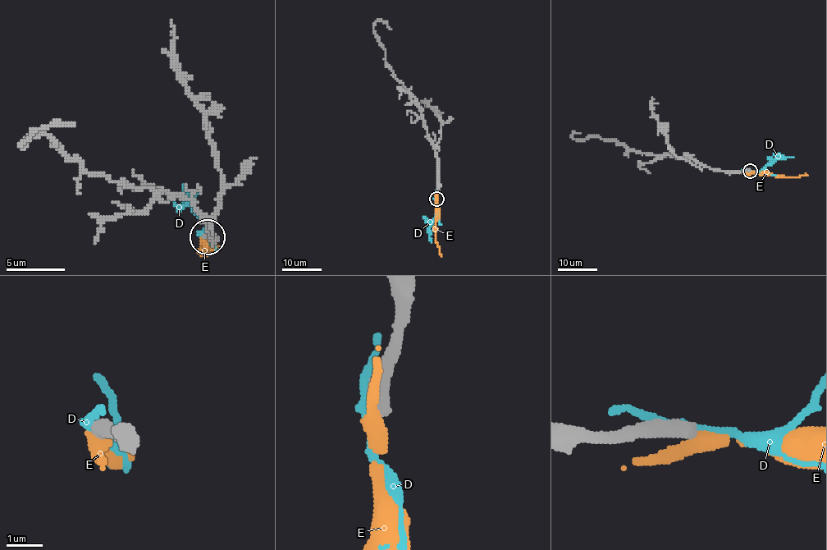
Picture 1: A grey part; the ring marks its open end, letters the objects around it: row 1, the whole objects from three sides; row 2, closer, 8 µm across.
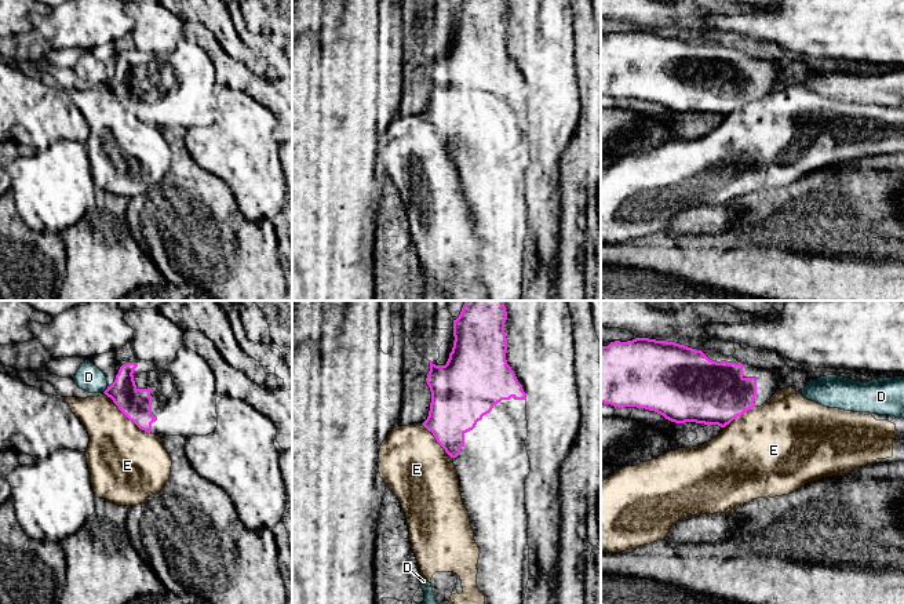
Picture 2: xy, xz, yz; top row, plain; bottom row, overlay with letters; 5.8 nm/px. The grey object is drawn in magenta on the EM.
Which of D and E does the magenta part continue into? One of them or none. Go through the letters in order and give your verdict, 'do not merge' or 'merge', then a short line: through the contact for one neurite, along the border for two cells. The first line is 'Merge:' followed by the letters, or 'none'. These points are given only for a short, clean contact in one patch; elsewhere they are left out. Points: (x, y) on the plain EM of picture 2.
Merge: none
D: do not merge
E: do not merge; line xy (104, 83), (130, 111), (149, 124)

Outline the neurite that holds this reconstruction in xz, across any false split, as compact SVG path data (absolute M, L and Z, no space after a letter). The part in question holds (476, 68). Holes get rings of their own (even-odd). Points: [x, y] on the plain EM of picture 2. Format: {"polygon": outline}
{"polygon": "M462 0L453 11L455 32L446 55L430 52L426 73L431 94L422 114L452 149L458 163L462 192L481 243L477 279L485 287L482 301L524 301L529 272L526 84L506 51L506 11L506 0Z"}

